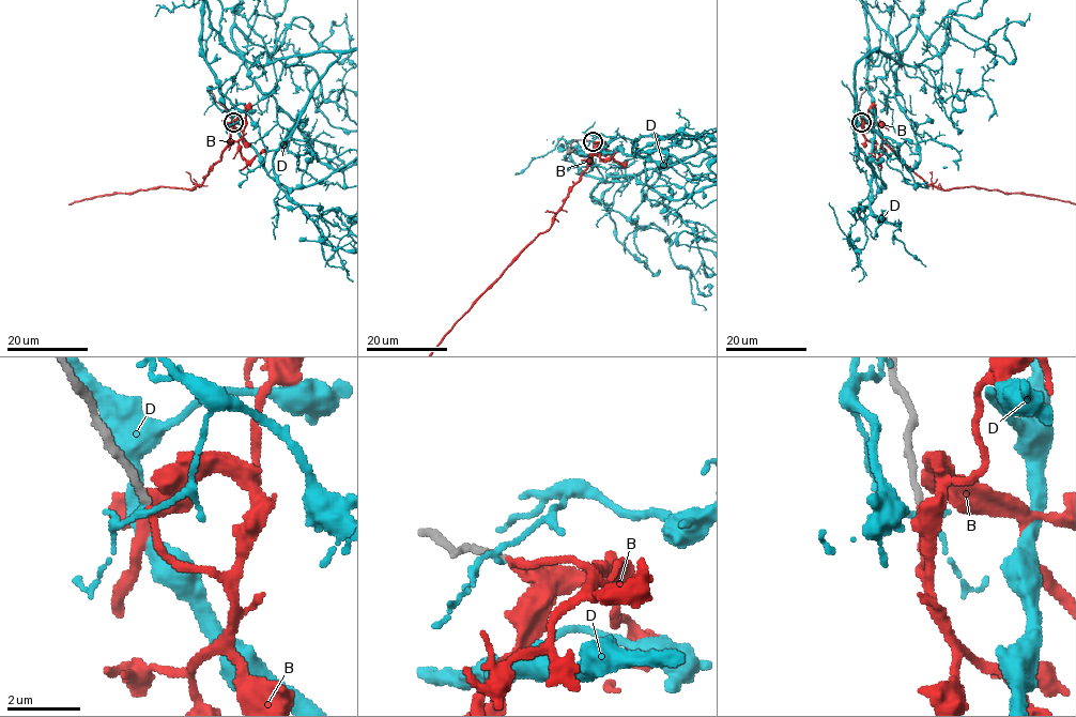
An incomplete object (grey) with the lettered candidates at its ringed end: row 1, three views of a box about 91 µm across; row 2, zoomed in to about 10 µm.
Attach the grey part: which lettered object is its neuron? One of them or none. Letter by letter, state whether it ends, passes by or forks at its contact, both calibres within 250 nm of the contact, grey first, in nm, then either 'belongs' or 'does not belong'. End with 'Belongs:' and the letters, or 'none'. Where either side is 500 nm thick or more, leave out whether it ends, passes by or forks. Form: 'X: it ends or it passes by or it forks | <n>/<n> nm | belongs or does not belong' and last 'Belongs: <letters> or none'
B: it passes by | 190/130 nm | belongs
D: it passes by | 190/100 nm | does not belong
Belongs: B

